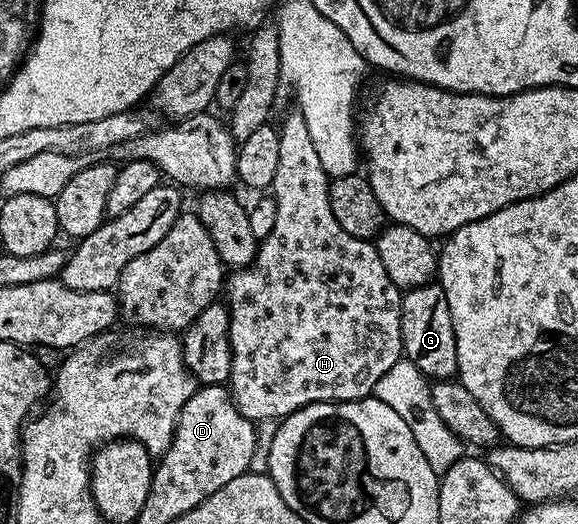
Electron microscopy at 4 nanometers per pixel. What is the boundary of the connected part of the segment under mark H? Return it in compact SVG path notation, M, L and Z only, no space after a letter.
M293 111L284 117L284 122L278 125L280 138L278 139L278 171L274 171L274 179L270 186L271 196L276 198L278 219L274 219L274 227L270 235L266 235L258 245L256 258L245 269L229 272L226 277L226 304L230 315L230 347L232 348L232 376L230 378L230 392L232 402L244 417L253 423L260 420L283 419L294 411L306 407L310 403L319 401L361 401L363 397L373 396L378 379L394 367L402 359L402 319L400 318L400 298L402 291L386 275L386 267L382 267L382 259L378 255L372 241L363 241L354 235L346 235L342 231L342 223L334 219L334 211L330 211L330 195L328 194L328 172L322 167L322 159L318 159L318 150L314 148L314 139L310 135L310 127L306 127L303 113Z

